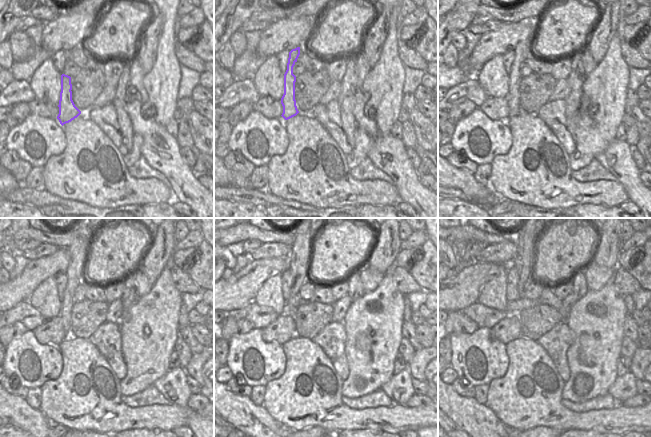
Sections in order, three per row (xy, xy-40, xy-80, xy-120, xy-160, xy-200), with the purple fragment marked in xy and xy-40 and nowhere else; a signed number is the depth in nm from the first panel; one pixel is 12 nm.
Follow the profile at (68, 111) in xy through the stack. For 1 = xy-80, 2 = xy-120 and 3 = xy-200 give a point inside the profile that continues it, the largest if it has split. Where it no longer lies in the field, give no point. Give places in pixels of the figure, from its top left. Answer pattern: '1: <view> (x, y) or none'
1: xy-80 (523, 48)
2: xy-120 (77, 252)
3: xy-200 (525, 240)

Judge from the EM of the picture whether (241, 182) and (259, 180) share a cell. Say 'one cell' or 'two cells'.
two cells

